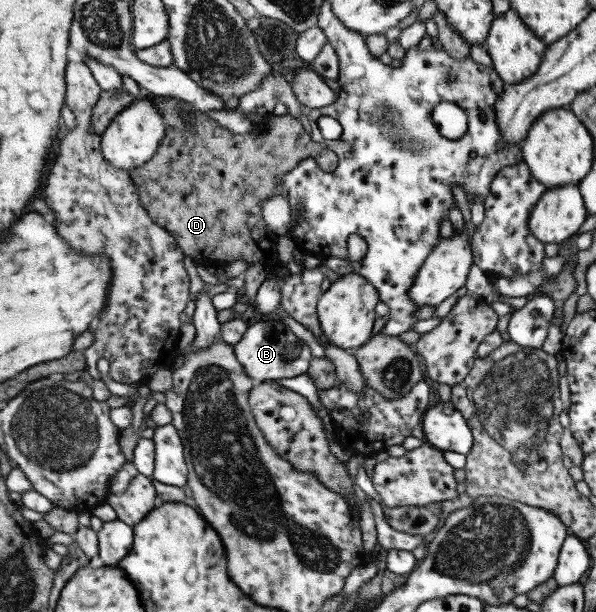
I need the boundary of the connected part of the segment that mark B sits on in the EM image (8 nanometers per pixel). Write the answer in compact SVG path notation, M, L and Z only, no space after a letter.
M269 318L266 320L252 319L239 342L233 347L235 358L243 367L245 376L254 383L265 380L279 381L283 378L295 378L305 373L312 356L301 339L295 337L288 328L281 325L281 320Z

